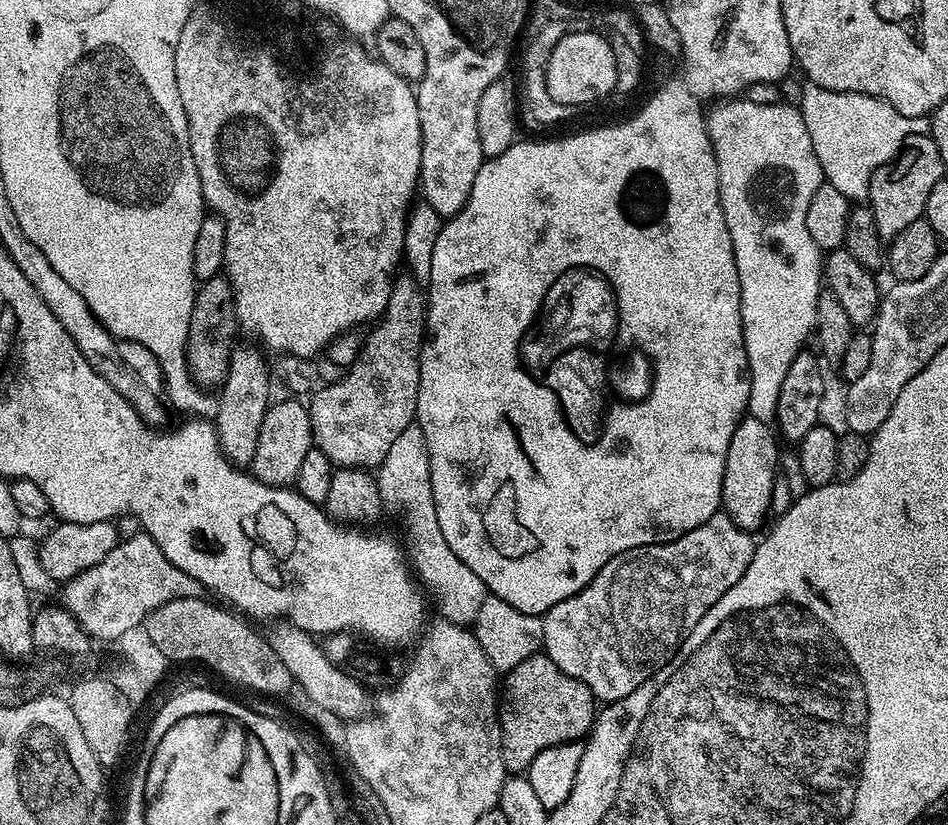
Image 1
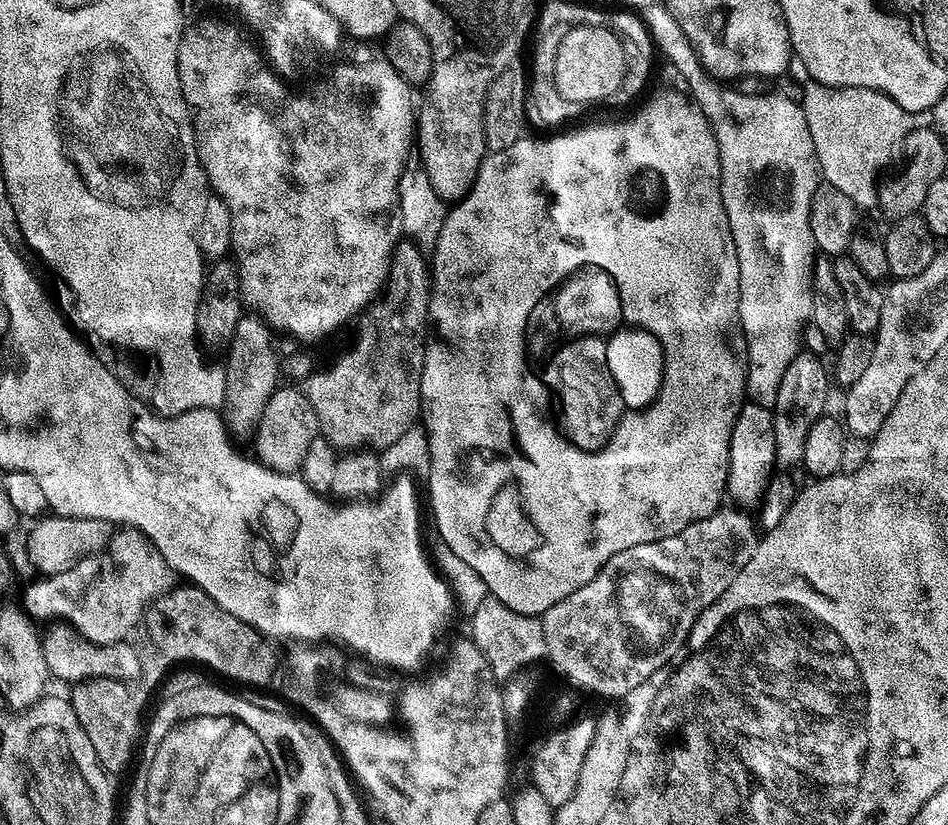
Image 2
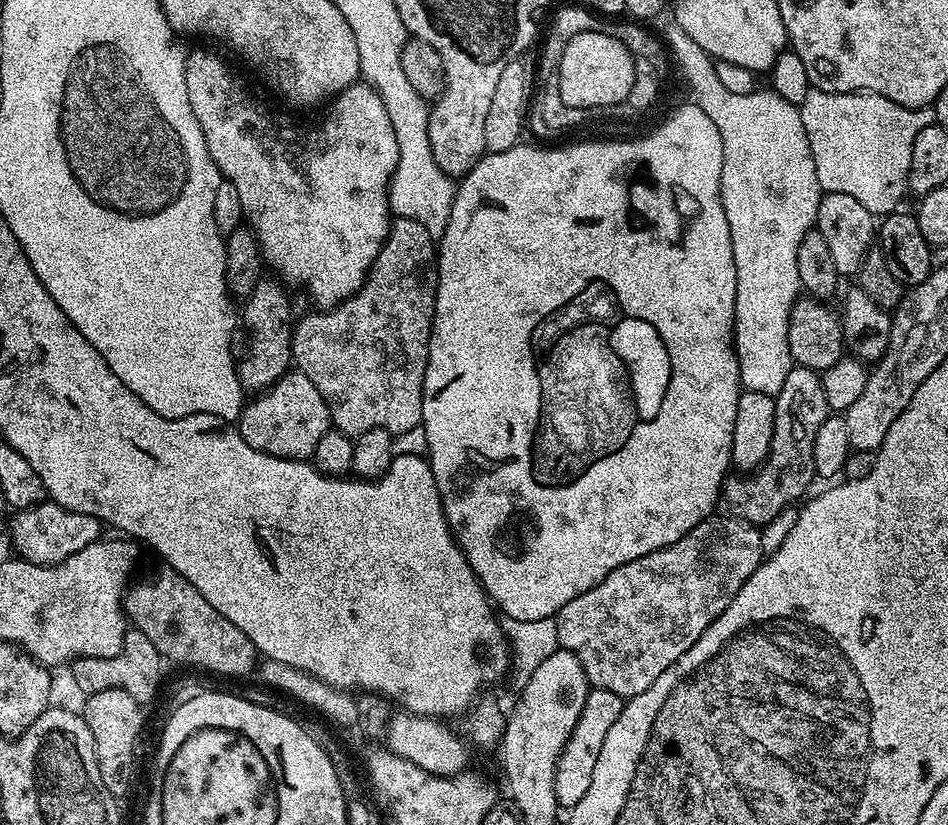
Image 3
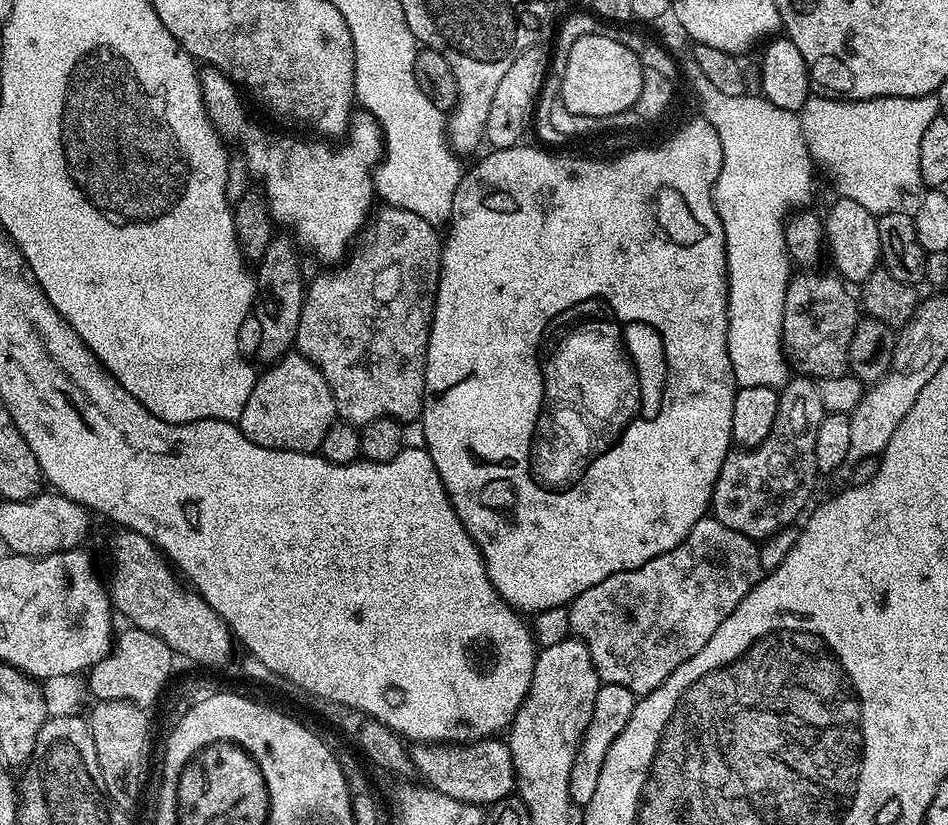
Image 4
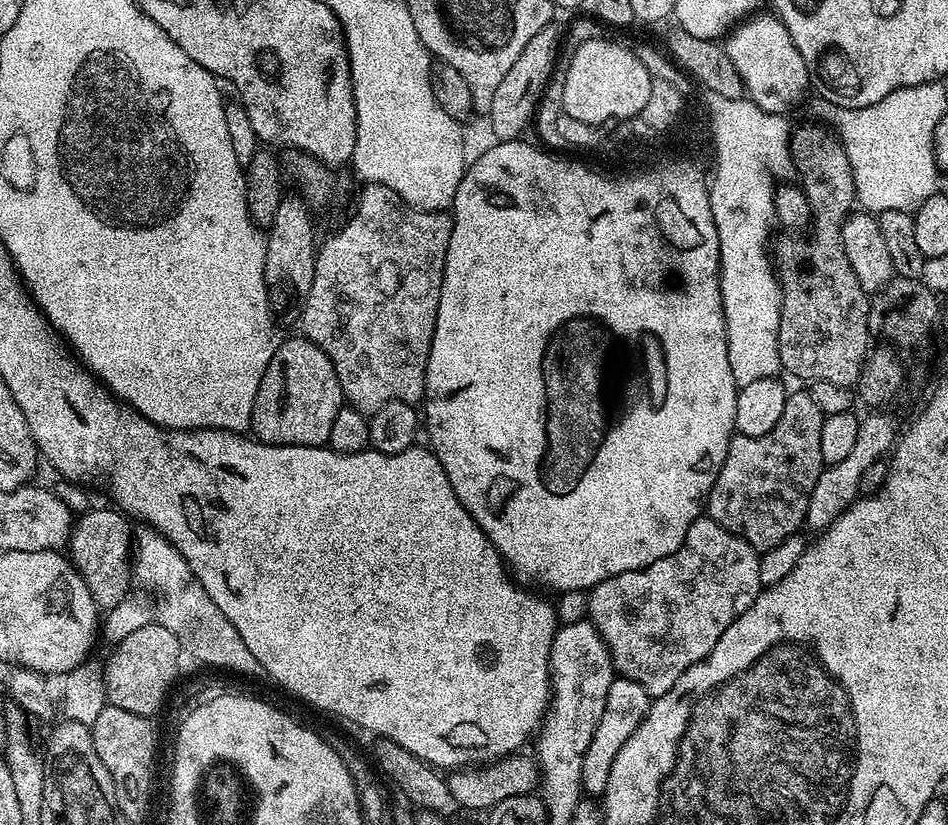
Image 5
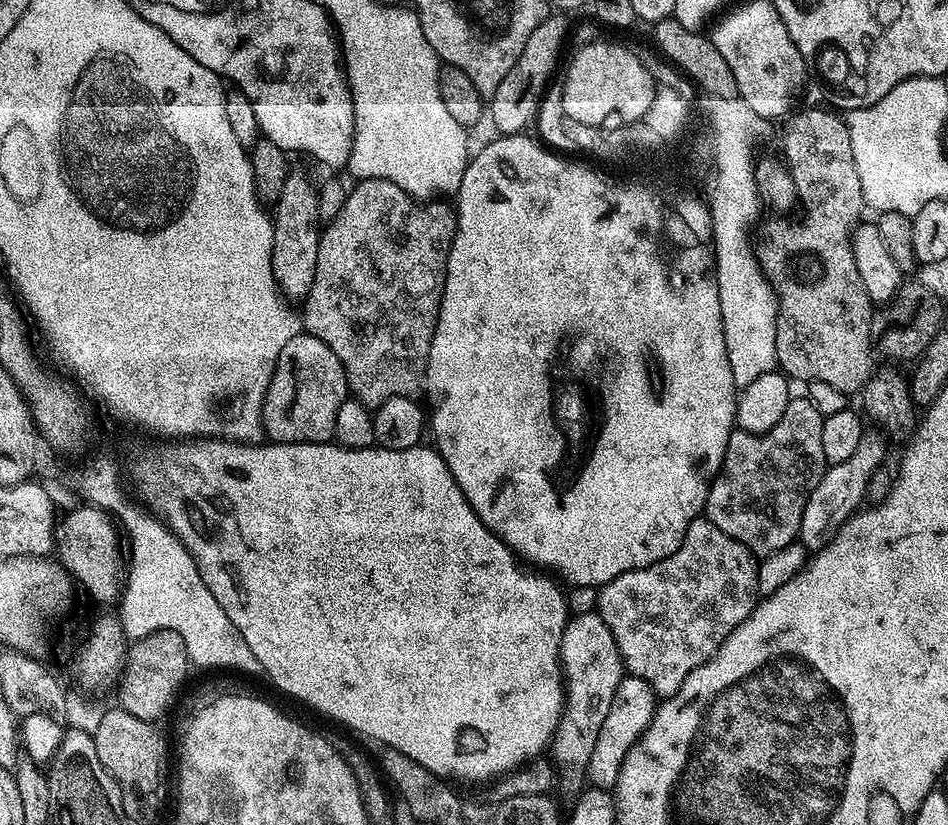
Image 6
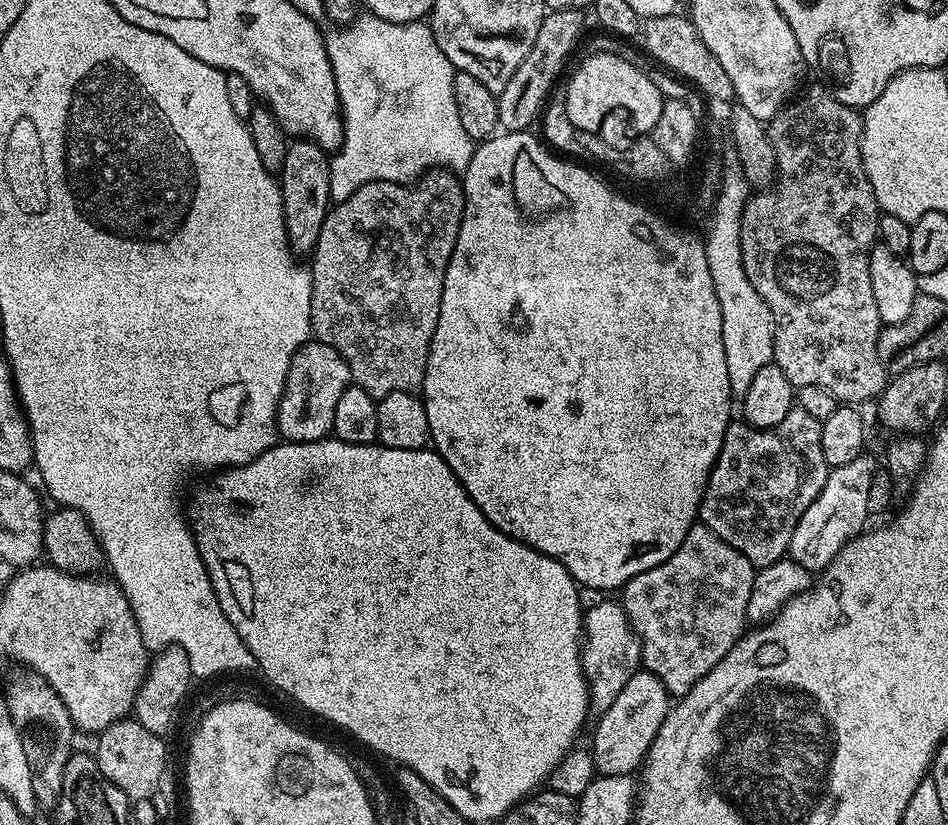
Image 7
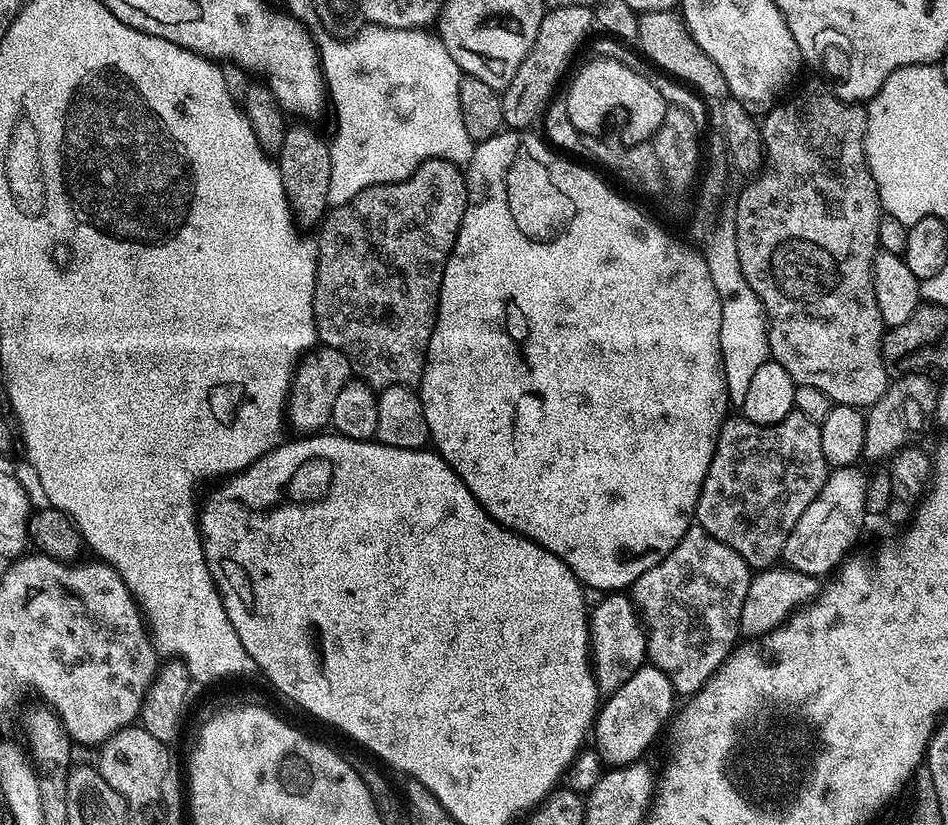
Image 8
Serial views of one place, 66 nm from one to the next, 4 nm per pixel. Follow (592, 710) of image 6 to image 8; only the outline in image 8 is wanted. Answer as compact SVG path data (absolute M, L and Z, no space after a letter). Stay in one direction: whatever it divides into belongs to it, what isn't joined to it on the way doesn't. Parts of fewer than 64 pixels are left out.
M617 590L590 612L590 652L594 657L596 684L601 693L617 692L630 677L645 667L648 654L648 634L645 621L631 595Z

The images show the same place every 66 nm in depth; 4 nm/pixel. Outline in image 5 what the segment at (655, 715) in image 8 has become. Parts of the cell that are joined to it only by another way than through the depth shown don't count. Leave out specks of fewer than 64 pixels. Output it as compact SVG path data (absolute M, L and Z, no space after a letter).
M623 678L613 679L610 694L606 694L606 710L602 714L602 722L598 722L598 730L594 730L594 738L586 750L586 758L582 758L580 787L589 797L603 797L606 782L610 780L610 766L614 766L614 758L618 758L618 750L626 746L626 738L638 730L642 718L648 712L650 697L647 690L638 682Z

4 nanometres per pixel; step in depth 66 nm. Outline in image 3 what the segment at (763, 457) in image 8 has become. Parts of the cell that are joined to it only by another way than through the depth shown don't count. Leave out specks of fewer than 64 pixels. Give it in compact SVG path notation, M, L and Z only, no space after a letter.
M793 366L786 374L786 382L782 382L782 390L774 398L774 438L768 456L751 474L732 474L725 479L722 504L735 519L757 526L768 524L782 510L793 507L814 481L814 434L818 434L818 426L830 415L820 377L821 373L799 366Z

